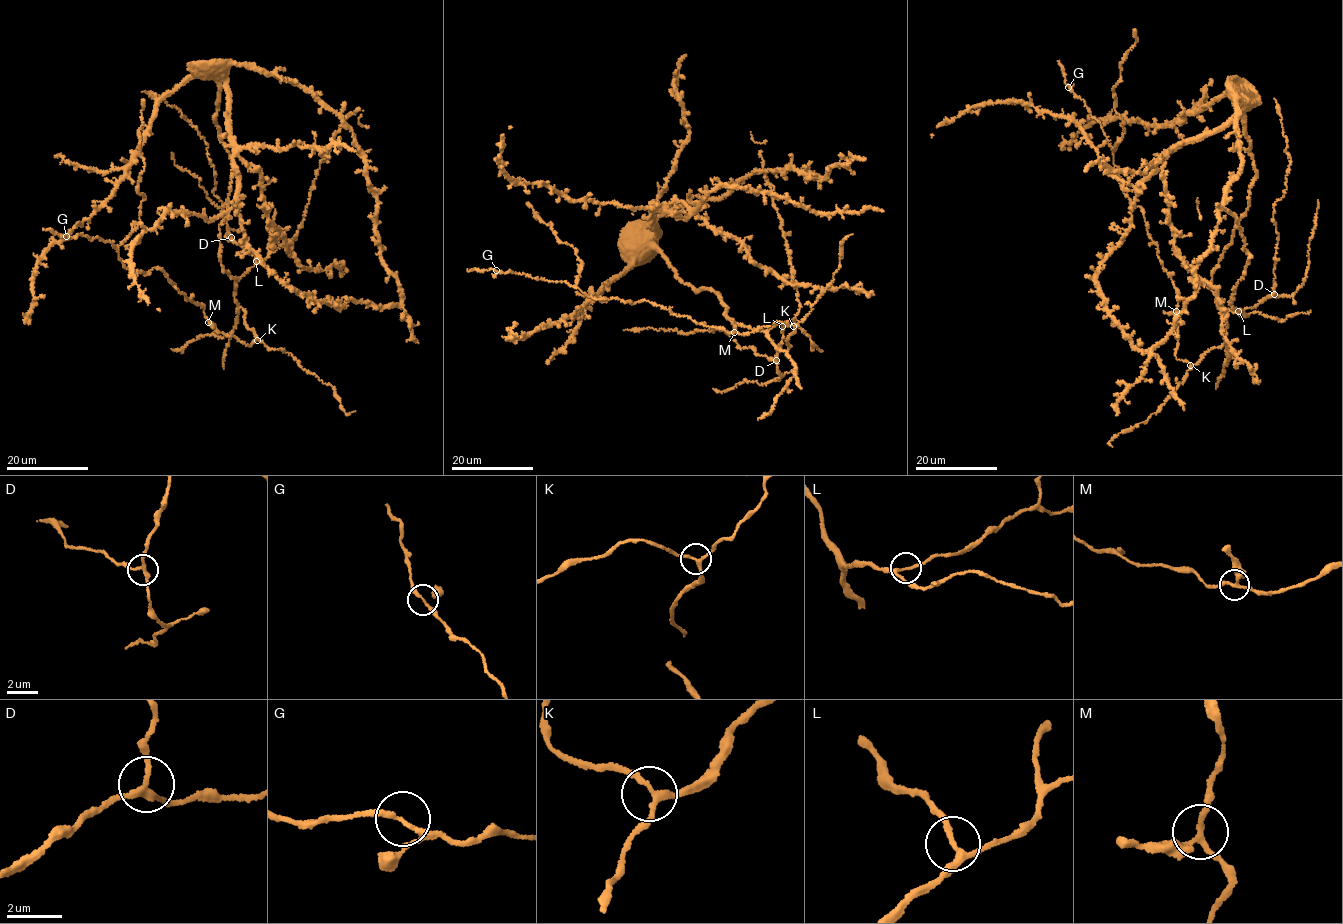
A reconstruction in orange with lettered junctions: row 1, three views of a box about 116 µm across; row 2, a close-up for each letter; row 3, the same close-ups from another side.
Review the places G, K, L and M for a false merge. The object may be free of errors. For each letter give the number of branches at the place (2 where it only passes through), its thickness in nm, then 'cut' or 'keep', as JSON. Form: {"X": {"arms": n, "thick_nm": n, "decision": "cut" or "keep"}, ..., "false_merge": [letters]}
{"G": {"arms": 3, "thick_nm": 160, "decision": "keep"}, "K": {"arms": 3, "thick_nm": 180, "decision": "keep"}, "L": {"arms": 3, "thick_nm": 180, "decision": "keep"}, "M": {"arms": 3, "thick_nm": 170, "decision": "keep"}, "false_merge": []}

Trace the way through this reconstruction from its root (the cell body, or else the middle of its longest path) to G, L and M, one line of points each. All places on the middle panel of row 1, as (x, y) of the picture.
G: (724, 315), (791, 347), (794, 328), (781, 322), (728, 333), (649, 301), (496, 270)
L: (724, 315), (751, 329), (767, 331), (776, 325), (782, 325)
M: (724, 315), (762, 331), (779, 351), (791, 347), (787, 338), (794, 328), (776, 322), (745, 335), (734, 332)

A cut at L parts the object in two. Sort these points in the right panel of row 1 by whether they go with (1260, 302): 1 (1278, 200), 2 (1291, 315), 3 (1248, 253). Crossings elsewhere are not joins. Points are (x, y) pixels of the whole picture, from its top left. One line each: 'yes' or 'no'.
1: yes
2: no
3: no

